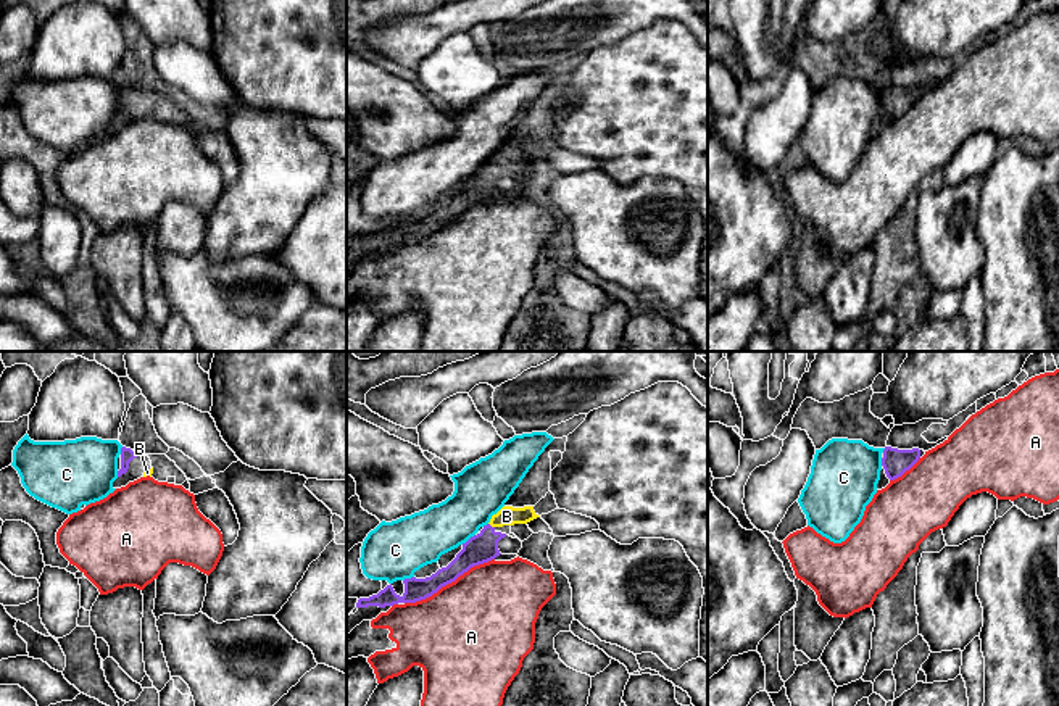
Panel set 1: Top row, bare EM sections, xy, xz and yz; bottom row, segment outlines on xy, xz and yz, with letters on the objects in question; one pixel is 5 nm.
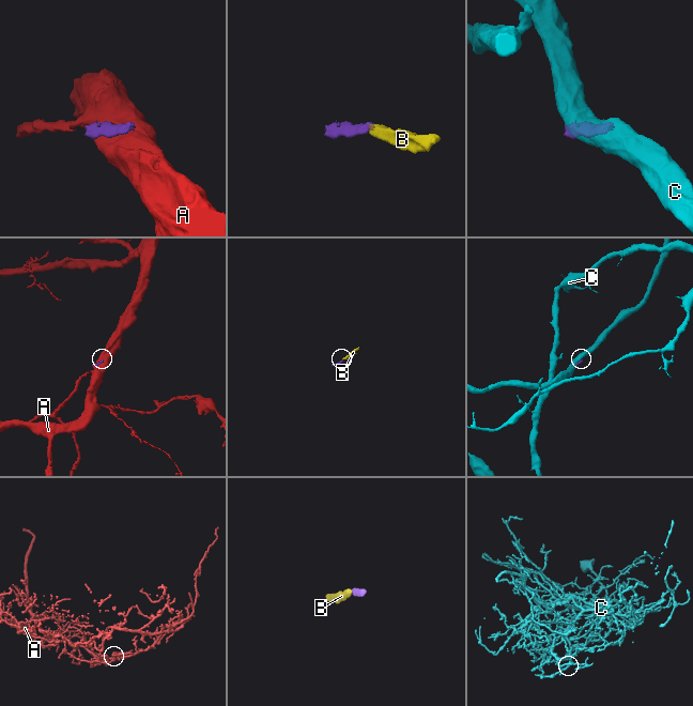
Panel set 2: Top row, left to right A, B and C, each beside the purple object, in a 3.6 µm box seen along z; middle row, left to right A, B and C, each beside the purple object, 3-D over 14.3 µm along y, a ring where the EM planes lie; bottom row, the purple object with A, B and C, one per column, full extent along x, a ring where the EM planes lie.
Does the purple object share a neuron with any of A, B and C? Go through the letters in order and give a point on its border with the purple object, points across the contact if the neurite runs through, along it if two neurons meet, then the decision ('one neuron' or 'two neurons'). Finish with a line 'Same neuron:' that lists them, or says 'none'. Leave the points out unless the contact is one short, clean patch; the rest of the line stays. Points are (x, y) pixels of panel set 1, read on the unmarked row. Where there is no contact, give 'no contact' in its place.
A: contact xz (448, 221); two neurons
B: contact xz (490, 165); way xz (481, 187), (487, 179), (490, 165), (506, 155); one neuron
C: contact xz (469, 178); two neurons
Same neuron: B

